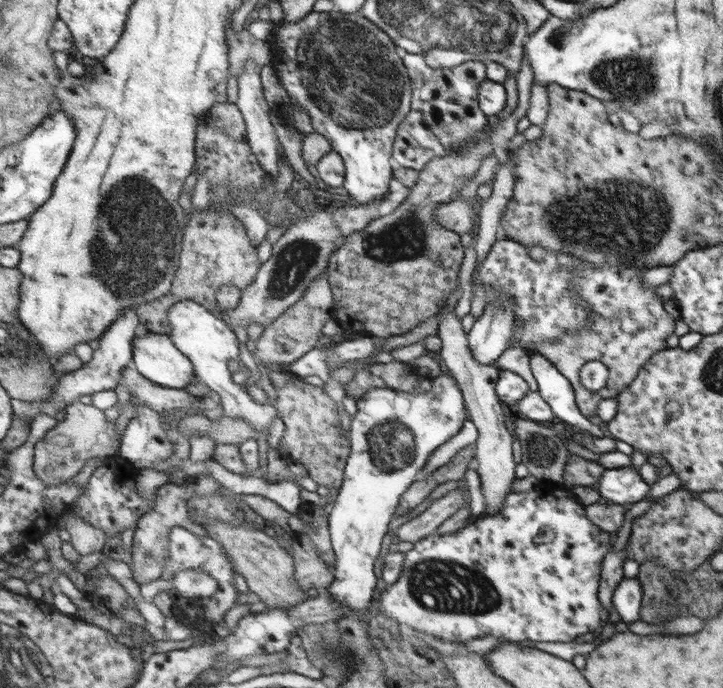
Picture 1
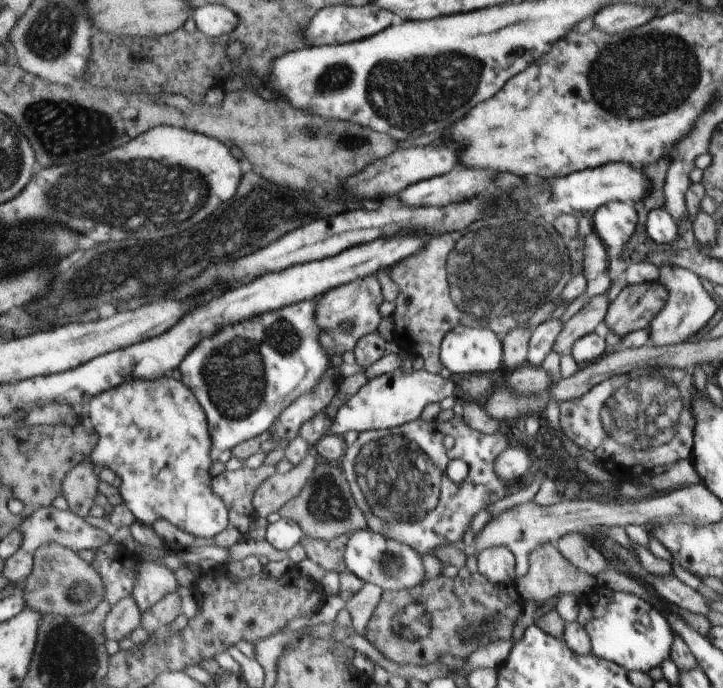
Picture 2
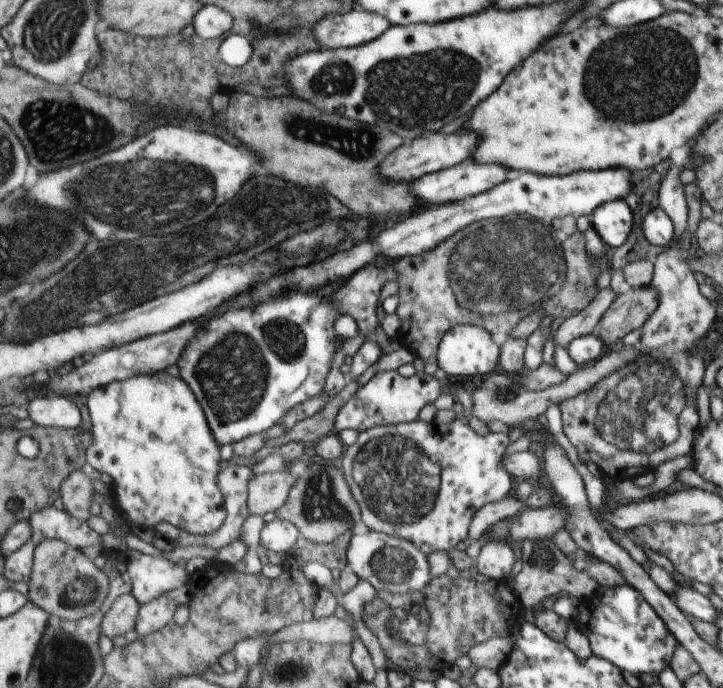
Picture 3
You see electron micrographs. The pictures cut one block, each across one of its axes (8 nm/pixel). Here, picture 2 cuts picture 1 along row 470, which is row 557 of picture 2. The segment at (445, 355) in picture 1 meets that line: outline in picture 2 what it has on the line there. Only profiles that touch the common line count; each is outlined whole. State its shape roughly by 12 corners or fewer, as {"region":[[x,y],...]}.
{"region":[[504,546],[477,554],[489,582],[515,581],[515,557]]}

